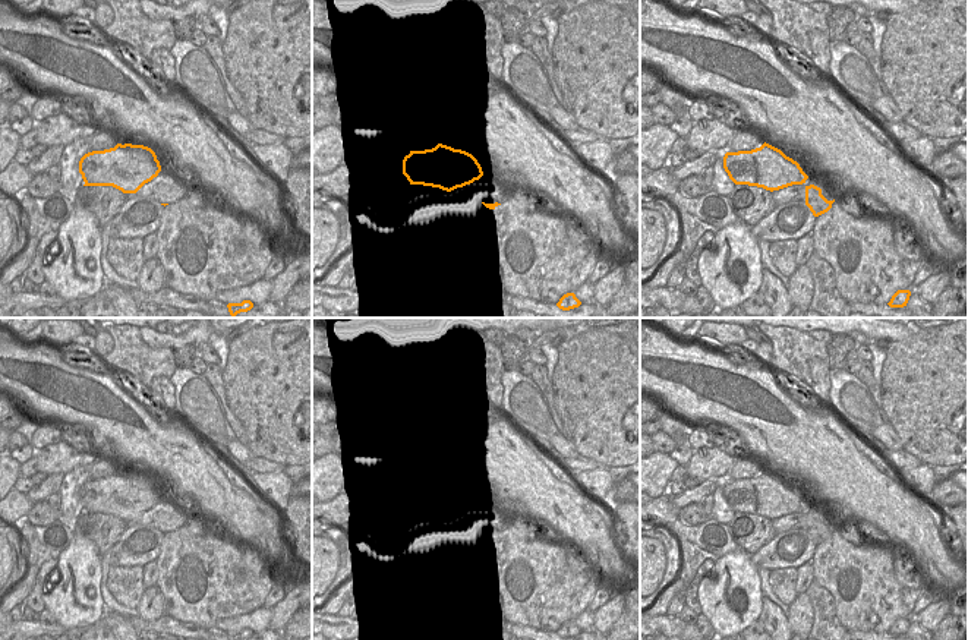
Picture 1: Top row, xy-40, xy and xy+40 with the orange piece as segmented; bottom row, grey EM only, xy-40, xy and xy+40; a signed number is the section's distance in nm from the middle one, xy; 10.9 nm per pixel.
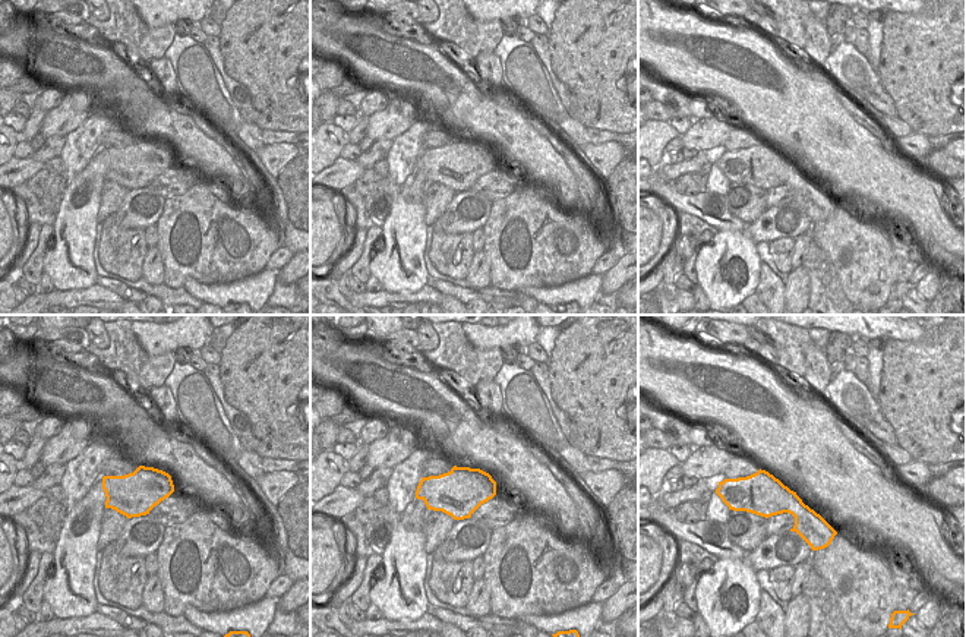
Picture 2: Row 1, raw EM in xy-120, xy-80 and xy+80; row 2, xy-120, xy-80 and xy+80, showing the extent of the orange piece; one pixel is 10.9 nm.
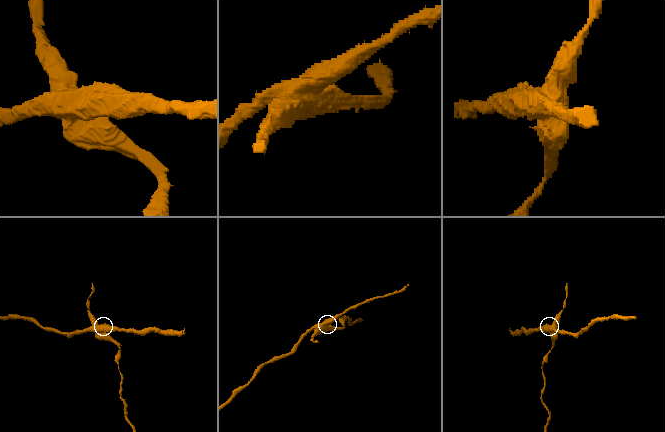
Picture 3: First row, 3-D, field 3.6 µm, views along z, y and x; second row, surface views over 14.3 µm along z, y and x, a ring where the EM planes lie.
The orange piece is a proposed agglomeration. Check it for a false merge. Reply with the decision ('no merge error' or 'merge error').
merge error

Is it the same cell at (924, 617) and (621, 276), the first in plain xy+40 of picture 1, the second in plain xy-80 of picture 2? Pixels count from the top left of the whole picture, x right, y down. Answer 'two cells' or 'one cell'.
one cell

